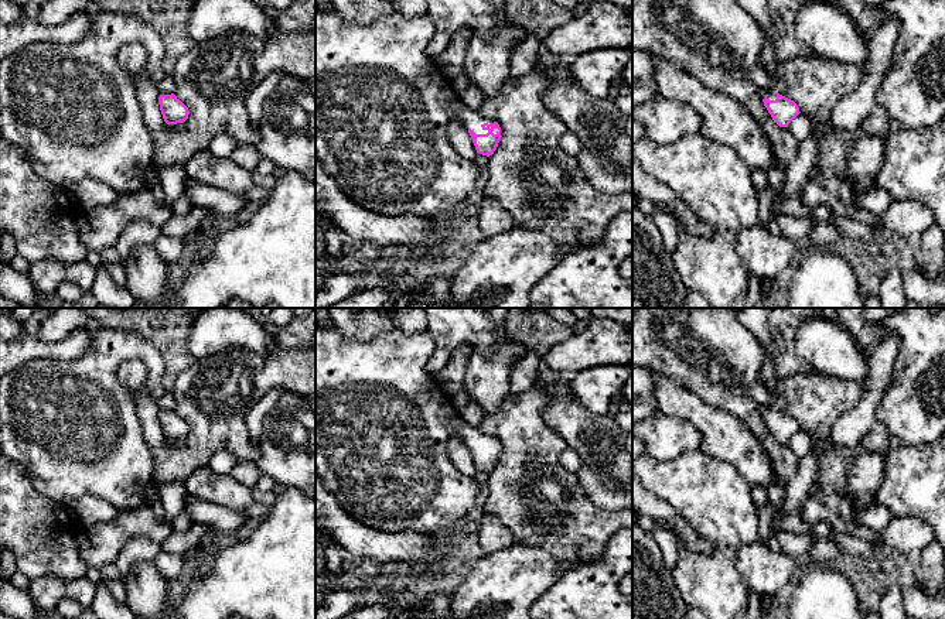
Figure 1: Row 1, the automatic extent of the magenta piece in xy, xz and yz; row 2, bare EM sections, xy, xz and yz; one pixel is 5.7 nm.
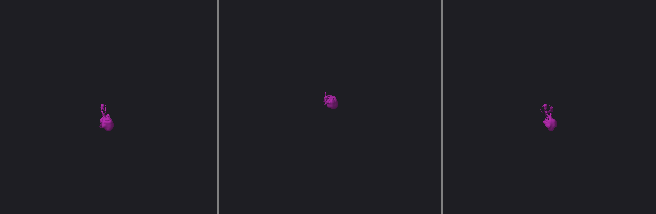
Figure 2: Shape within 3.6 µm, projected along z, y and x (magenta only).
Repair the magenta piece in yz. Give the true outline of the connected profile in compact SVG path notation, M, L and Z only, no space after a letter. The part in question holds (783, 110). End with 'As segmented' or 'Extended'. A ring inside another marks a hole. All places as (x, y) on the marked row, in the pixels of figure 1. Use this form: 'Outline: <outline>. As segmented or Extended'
Outline: M761 90L764 106L779 127L788 124L801 113L798 105L774 90Z. Extended

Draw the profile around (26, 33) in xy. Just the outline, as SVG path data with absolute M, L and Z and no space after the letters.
M75 13L59 25L45 25L31 18L21 18L13 24L0 21L0 61L27 48L74 45L85 37L92 23L88 13Z

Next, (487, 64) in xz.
M499 25L489 34L484 38L472 33L463 69L485 96L494 96L509 79L509 58L525 31L521 25Z

